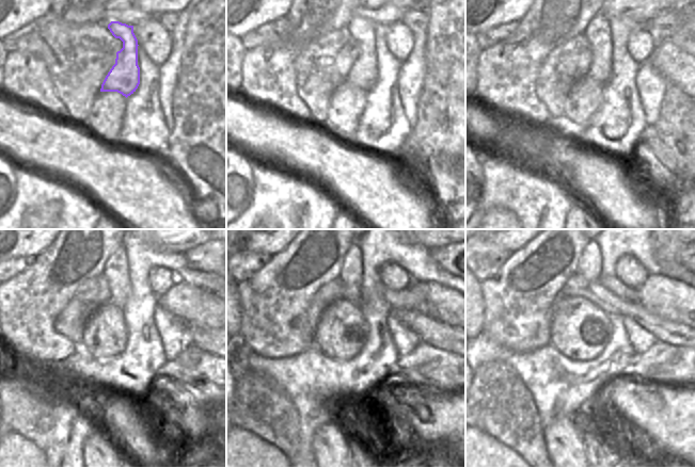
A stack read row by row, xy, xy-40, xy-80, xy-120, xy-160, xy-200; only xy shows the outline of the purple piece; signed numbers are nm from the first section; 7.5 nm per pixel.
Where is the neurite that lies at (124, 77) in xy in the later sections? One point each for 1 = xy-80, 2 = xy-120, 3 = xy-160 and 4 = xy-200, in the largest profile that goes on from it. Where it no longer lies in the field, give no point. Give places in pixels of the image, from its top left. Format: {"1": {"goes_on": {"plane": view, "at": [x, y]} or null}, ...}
{"1": {"goes_on": {"plane": "xy-80", "at": [598, 32]}}, "2": {"goes_on": {"plane": "xy-120", "at": [116, 271]}}, "3": {"goes_on": {"plane": "xy-160", "at": [351, 270]}}, "4": {"goes_on": {"plane": "xy-200", "at": [589, 265]}}}

